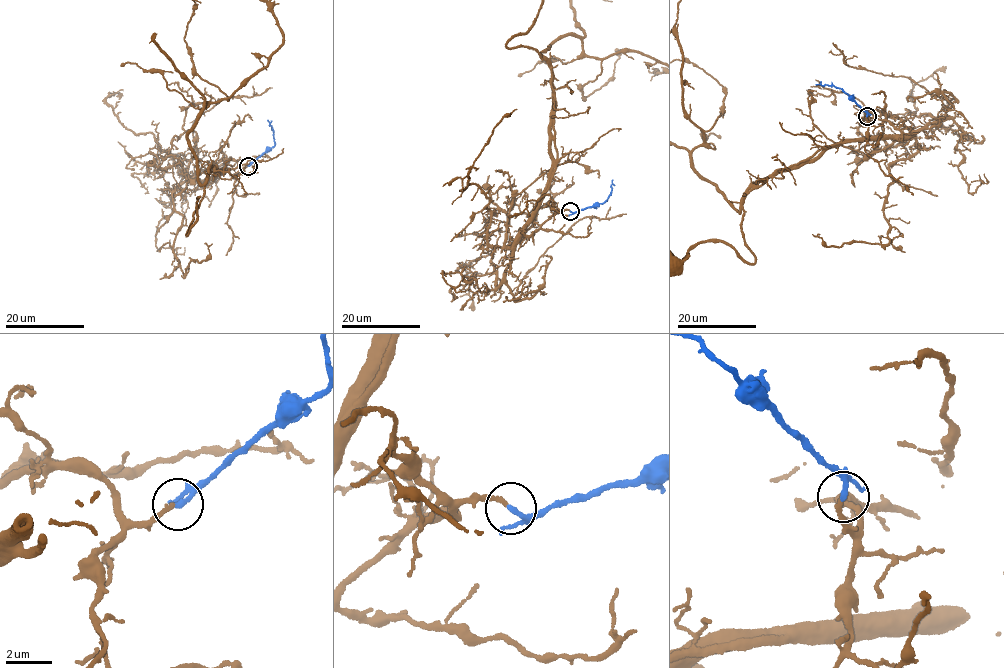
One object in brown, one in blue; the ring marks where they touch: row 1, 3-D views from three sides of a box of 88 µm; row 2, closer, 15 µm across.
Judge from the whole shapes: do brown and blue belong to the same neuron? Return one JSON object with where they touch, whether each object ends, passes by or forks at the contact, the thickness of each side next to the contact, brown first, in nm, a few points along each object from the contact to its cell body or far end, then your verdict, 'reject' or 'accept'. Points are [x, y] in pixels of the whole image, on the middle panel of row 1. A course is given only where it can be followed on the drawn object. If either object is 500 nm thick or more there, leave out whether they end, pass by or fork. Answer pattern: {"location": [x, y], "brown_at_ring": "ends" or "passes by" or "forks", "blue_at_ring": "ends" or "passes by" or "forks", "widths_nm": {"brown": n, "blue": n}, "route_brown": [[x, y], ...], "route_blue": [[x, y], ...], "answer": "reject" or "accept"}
{"location": [570, 211], "brown_at_ring": "ends", "blue_at_ring": "forks", "widths_nm": {"brown": 170, "blue": 130}, "route_brown": [[569, 210], [524, 233], [552, 162], [551, 74], [534, 49], [506, 46], [532, 26]], "route_blue": [[570, 211], [605, 202], [611, 195], [612, 179]], "answer": "accept"}

